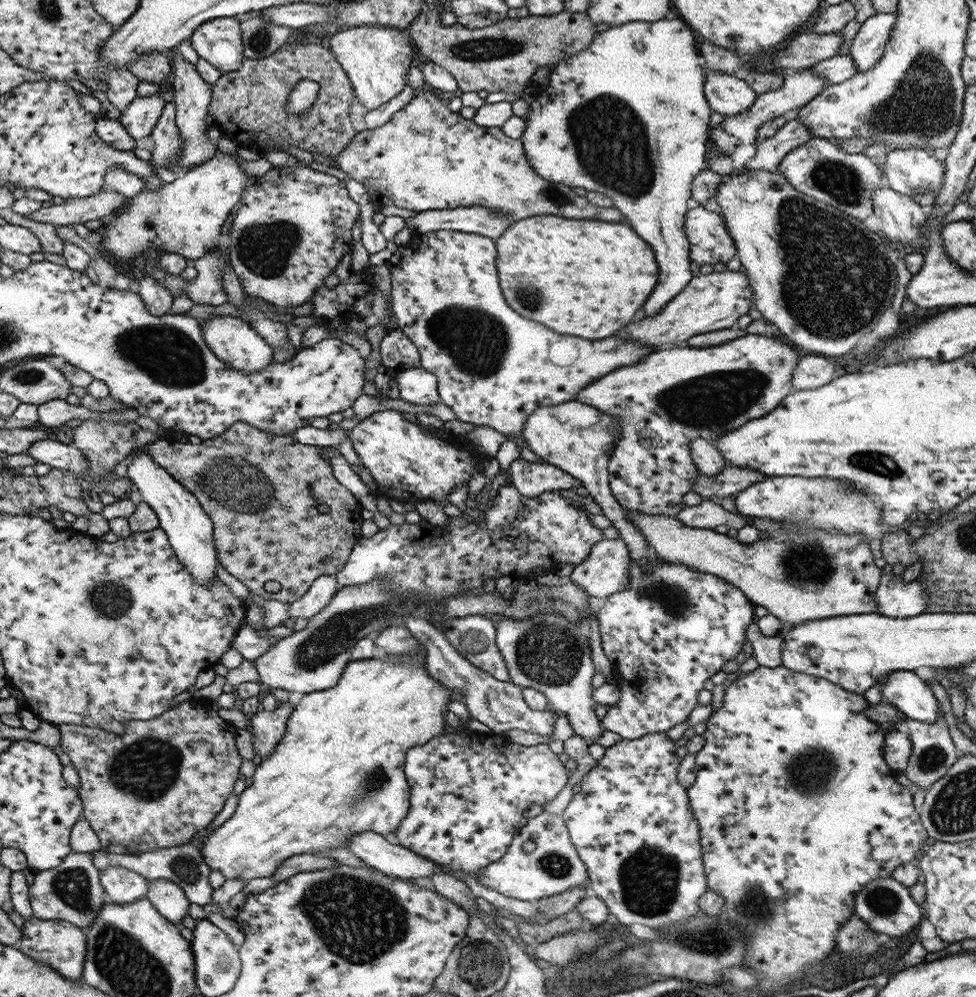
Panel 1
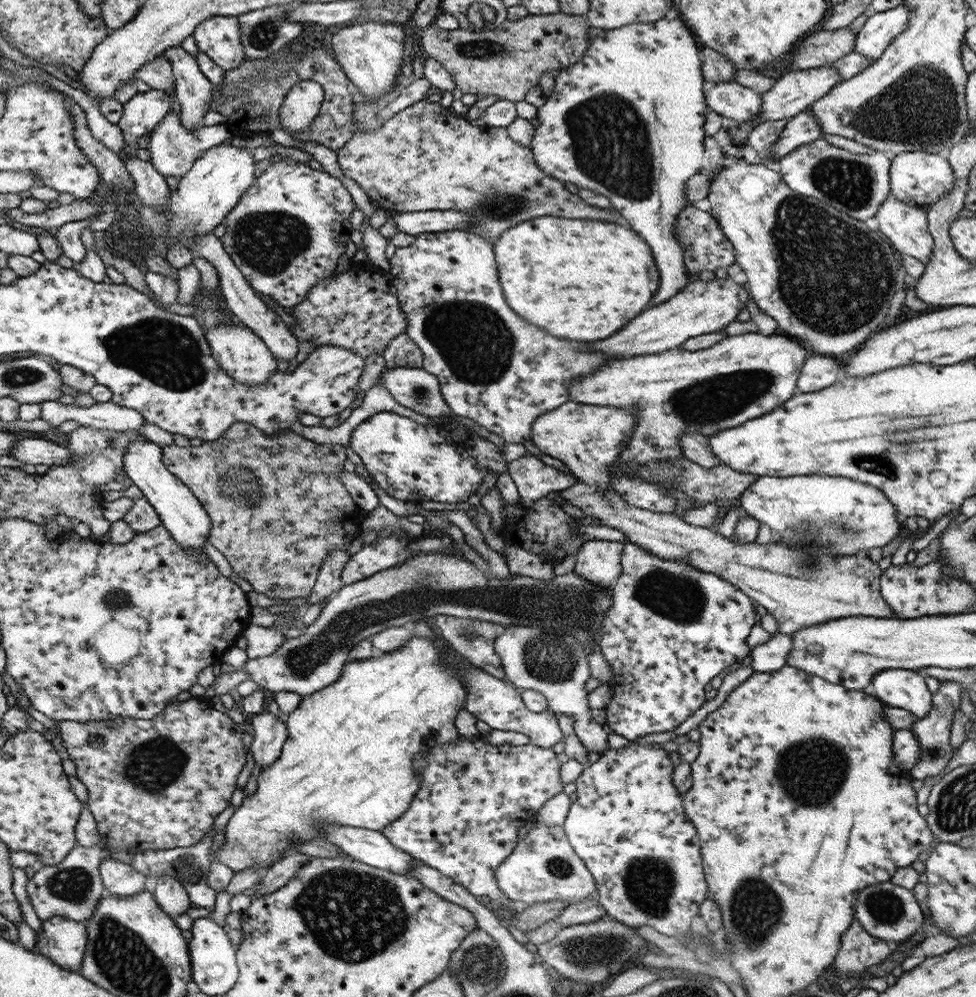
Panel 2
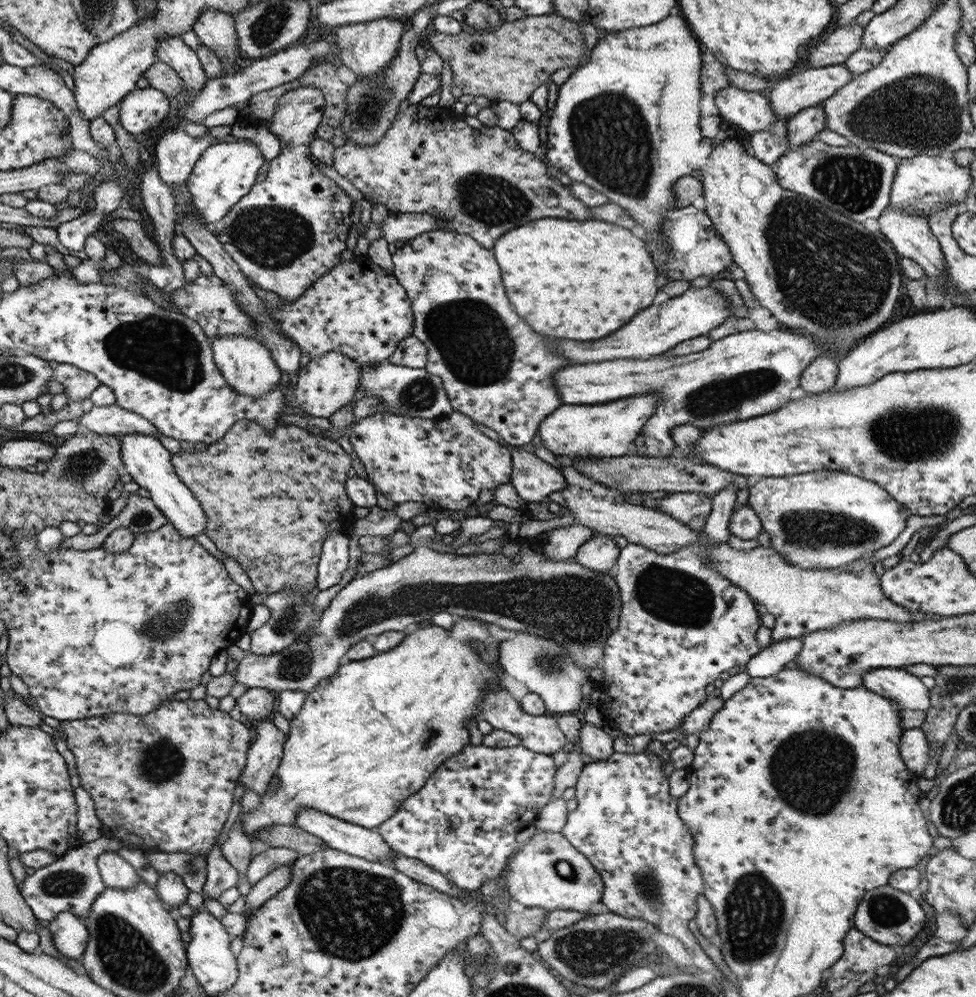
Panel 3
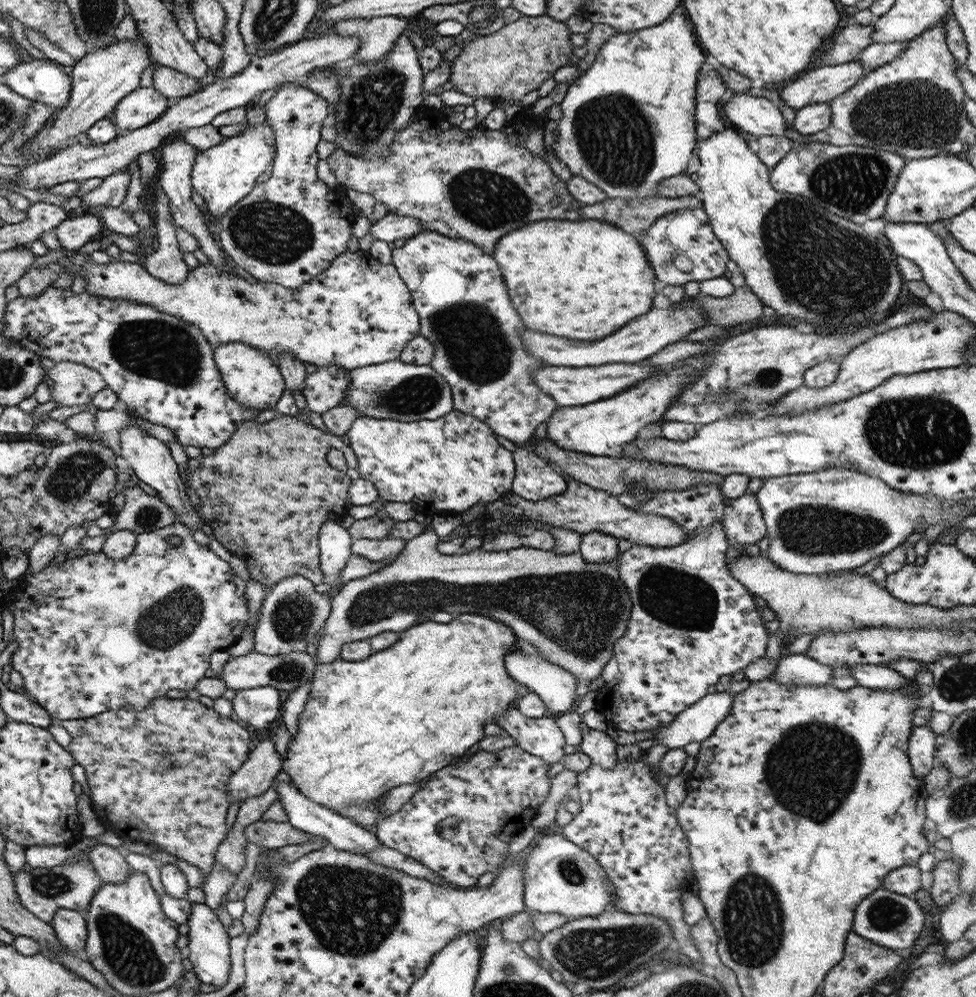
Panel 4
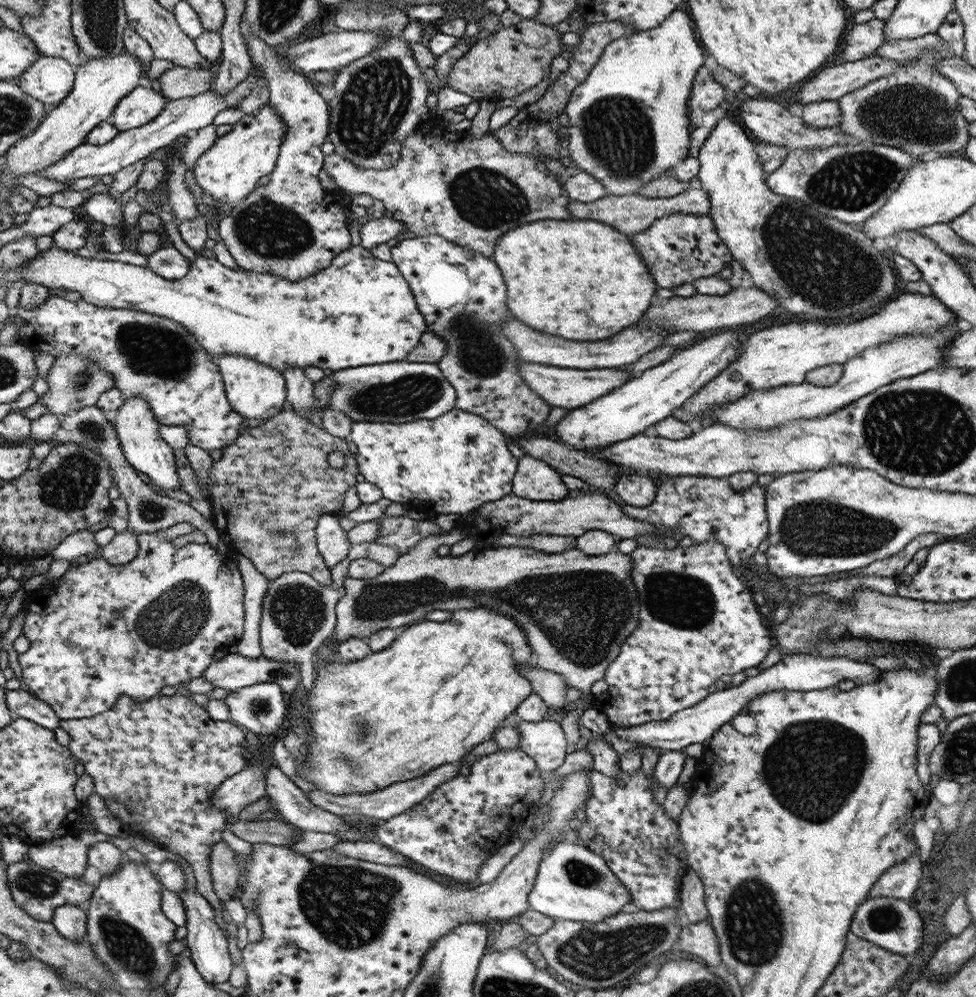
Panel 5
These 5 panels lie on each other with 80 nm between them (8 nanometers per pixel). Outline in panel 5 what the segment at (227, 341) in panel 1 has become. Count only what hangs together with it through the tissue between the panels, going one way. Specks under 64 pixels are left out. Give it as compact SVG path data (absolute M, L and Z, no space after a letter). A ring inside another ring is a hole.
M229 353L218 358L219 372L226 385L226 395L236 412L243 418L260 418L266 421L282 411L282 404L287 400L286 378L283 373L270 364L244 357L244 354Z

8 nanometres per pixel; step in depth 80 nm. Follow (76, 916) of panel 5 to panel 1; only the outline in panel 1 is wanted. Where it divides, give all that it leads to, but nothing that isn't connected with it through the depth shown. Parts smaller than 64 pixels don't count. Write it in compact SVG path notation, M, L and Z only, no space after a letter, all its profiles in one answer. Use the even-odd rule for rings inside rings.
M34 916L25 918L24 936L16 944L16 948L70 980L80 981L83 978L87 956L87 935L83 929L67 920L40 920Z

